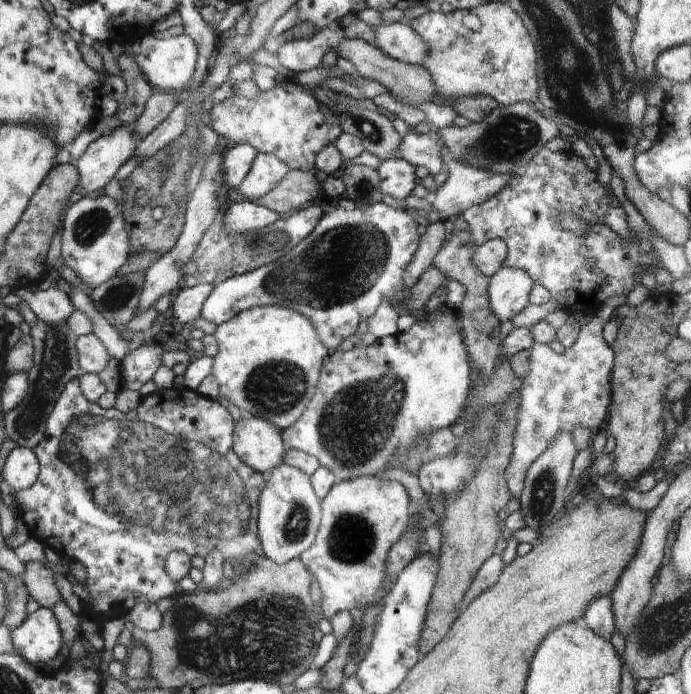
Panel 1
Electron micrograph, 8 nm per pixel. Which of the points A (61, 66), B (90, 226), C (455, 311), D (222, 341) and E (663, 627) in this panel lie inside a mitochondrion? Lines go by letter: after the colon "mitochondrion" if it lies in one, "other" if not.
A: other
B: mitochondrion
C: other
D: other
E: mitochondrion

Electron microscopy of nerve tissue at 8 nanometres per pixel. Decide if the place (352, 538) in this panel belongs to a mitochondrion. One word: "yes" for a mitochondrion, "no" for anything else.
yes

